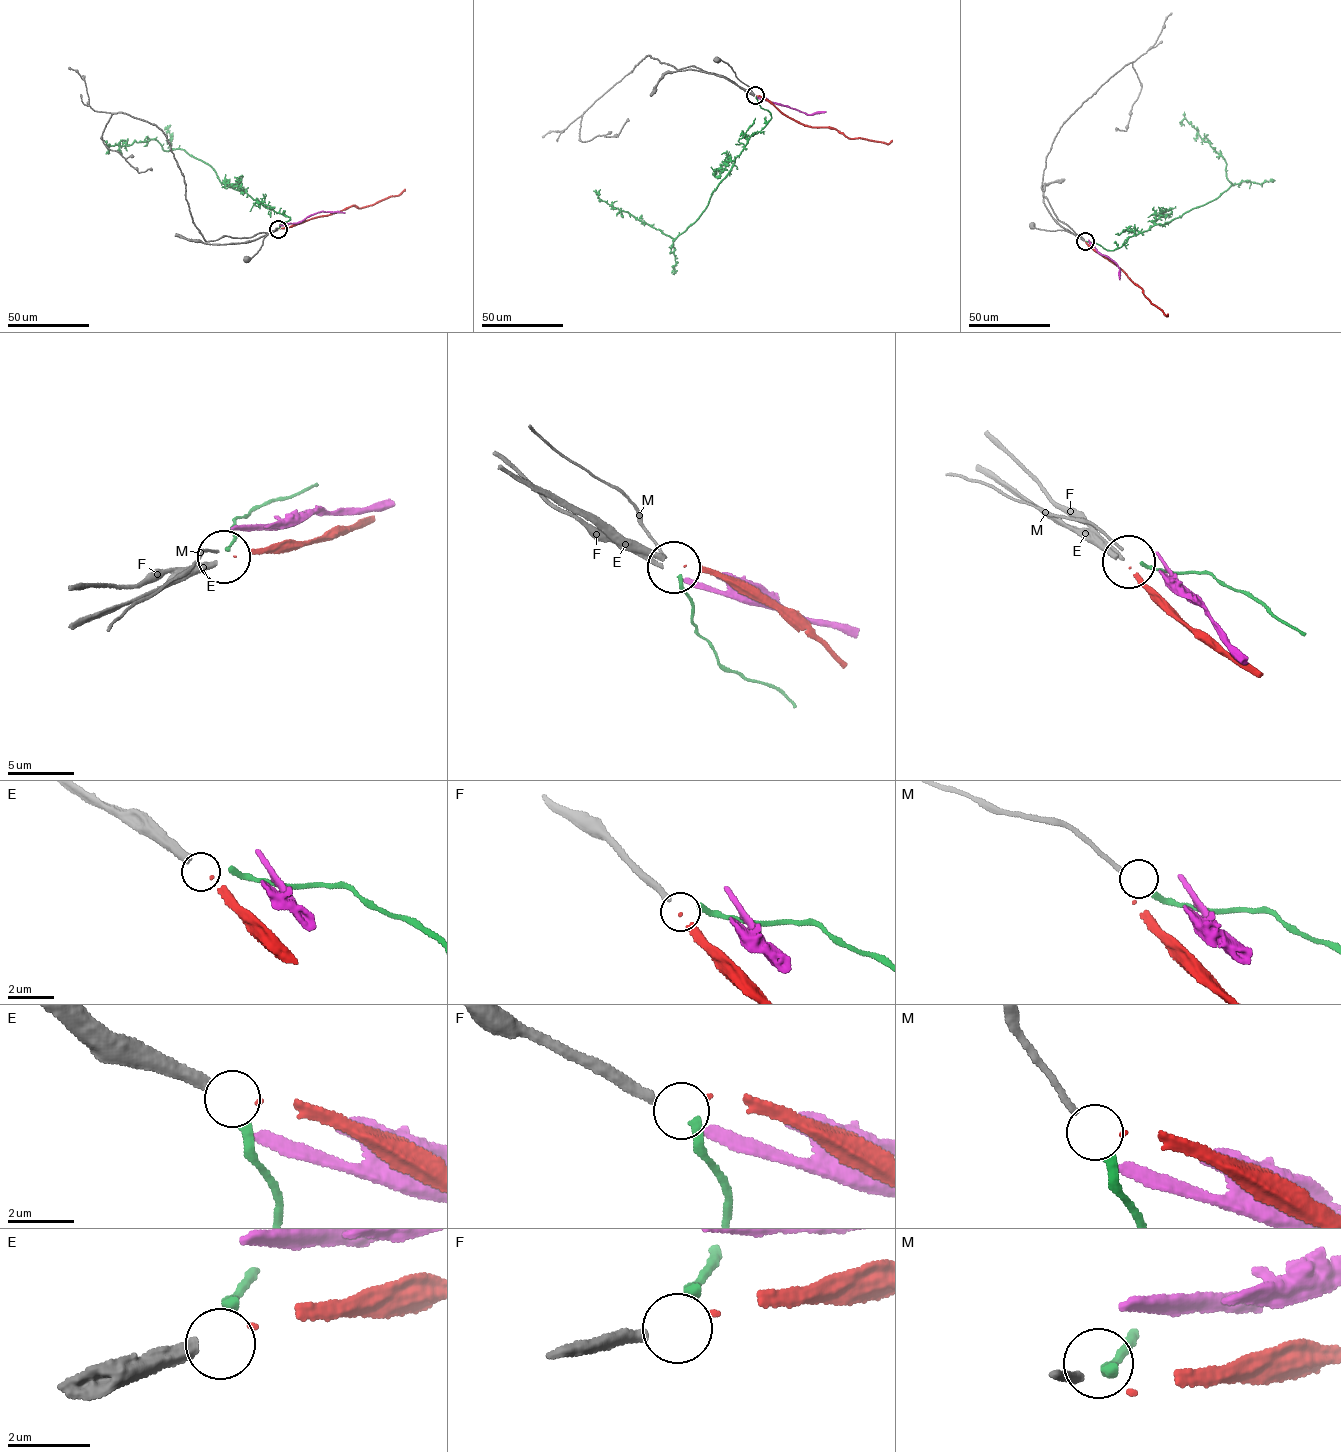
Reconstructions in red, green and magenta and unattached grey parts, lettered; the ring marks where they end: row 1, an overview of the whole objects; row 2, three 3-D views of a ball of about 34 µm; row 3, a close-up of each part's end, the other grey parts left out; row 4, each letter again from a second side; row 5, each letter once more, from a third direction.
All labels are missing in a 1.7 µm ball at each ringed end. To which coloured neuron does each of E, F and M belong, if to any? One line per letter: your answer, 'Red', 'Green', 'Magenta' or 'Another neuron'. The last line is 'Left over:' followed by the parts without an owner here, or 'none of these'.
E: Red
F: Another neuron
M: Green
Left over: F

